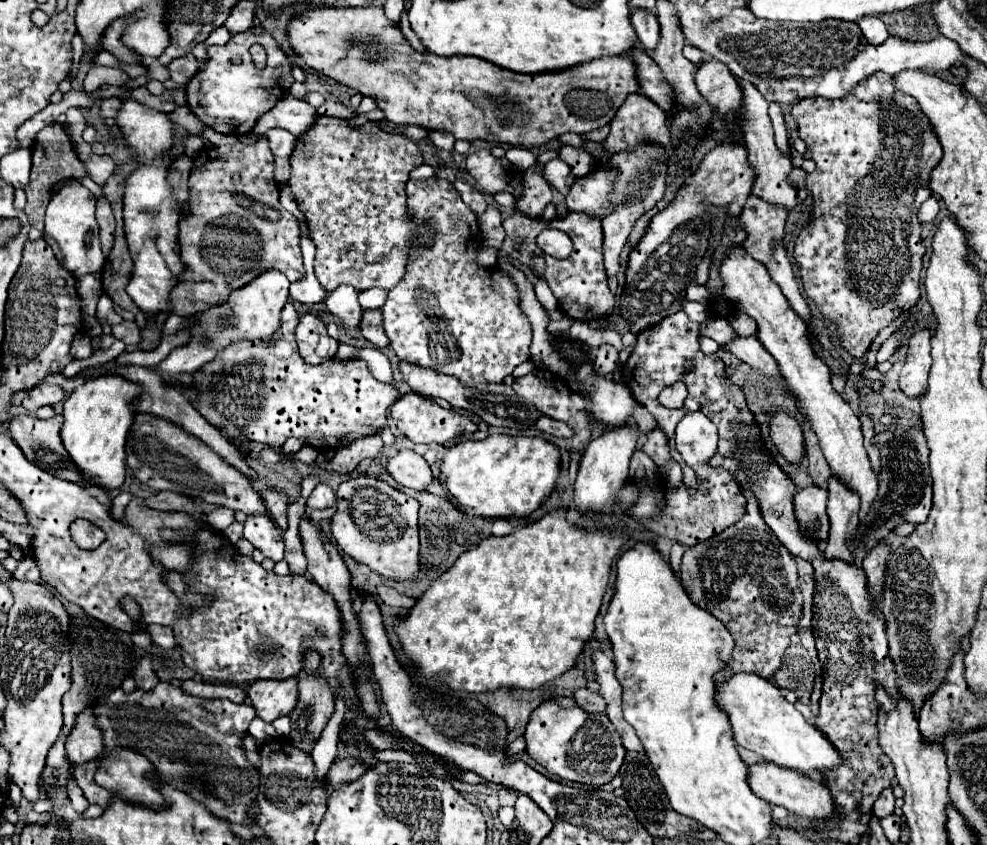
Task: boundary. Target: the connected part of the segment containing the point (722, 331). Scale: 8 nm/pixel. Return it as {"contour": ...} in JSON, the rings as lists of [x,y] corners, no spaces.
{"contour":[[[709,317],[701,323],[701,329],[699,329],[701,337],[711,337],[715,339],[719,345],[727,343],[729,339],[733,339],[737,333],[733,331],[733,327],[727,323],[727,319],[719,319],[719,317]]]}

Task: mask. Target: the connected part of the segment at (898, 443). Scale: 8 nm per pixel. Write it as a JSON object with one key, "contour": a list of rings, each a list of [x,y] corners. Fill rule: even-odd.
{"contour":[[[913,427],[911,431],[899,431],[889,441],[889,447],[881,447],[881,463],[883,471],[879,475],[879,497],[873,503],[873,509],[855,531],[851,539],[851,551],[855,555],[855,565],[863,561],[871,547],[879,541],[885,541],[887,535],[901,523],[911,521],[915,525],[923,523],[931,511],[931,475],[929,475],[929,449],[921,427]]]}

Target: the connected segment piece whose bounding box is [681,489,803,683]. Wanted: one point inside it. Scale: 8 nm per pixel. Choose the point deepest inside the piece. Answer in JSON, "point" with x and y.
{"point":[744,576]}

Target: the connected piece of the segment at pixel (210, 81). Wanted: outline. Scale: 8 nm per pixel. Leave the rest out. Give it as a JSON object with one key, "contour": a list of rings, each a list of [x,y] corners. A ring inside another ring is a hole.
{"contour":[[[249,31],[233,33],[227,45],[207,47],[207,55],[209,57],[205,61],[205,67],[193,75],[193,79],[187,83],[185,93],[187,93],[187,105],[195,113],[195,117],[203,121],[207,127],[215,129],[217,133],[227,133],[227,135],[249,133],[255,121],[289,91],[289,85],[293,81],[289,61],[269,33],[263,35],[253,35]],[[253,43],[263,45],[267,53],[265,69],[257,69],[255,63],[251,61],[249,47]],[[231,57],[241,57],[241,63],[231,63]]]}

